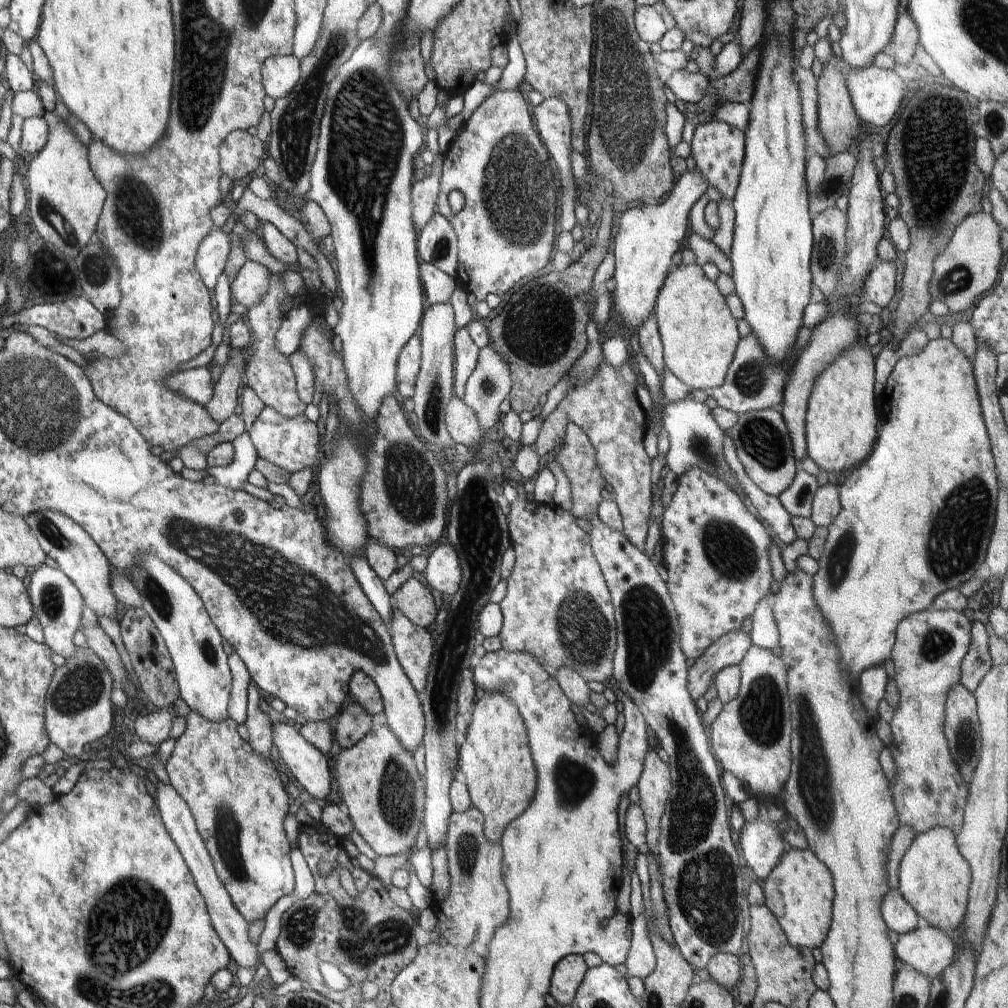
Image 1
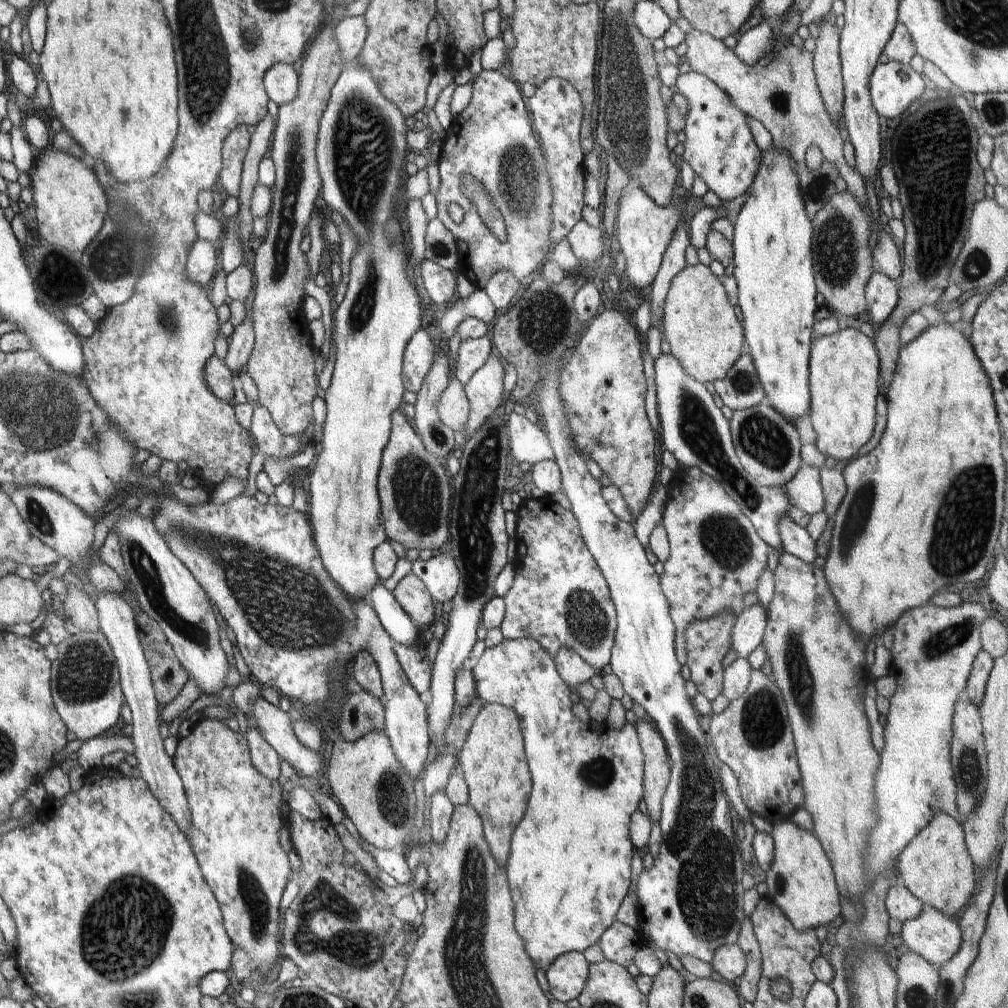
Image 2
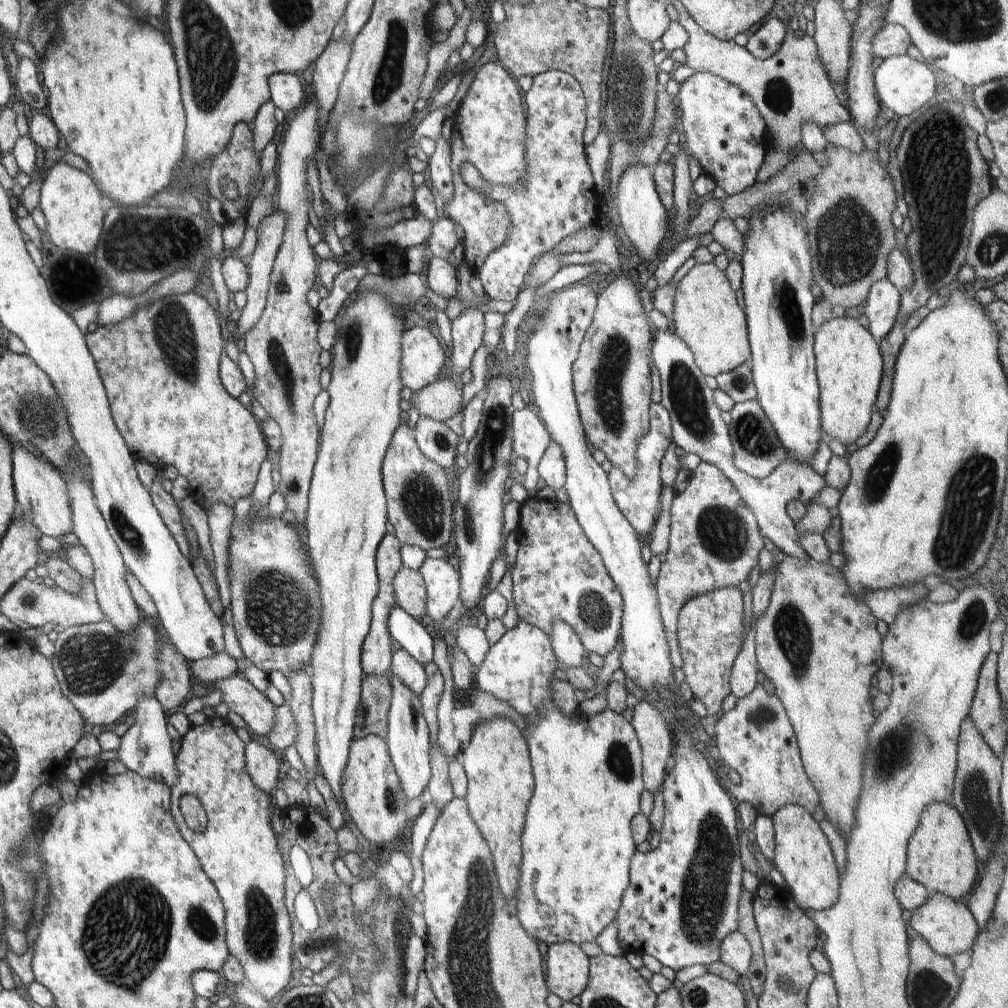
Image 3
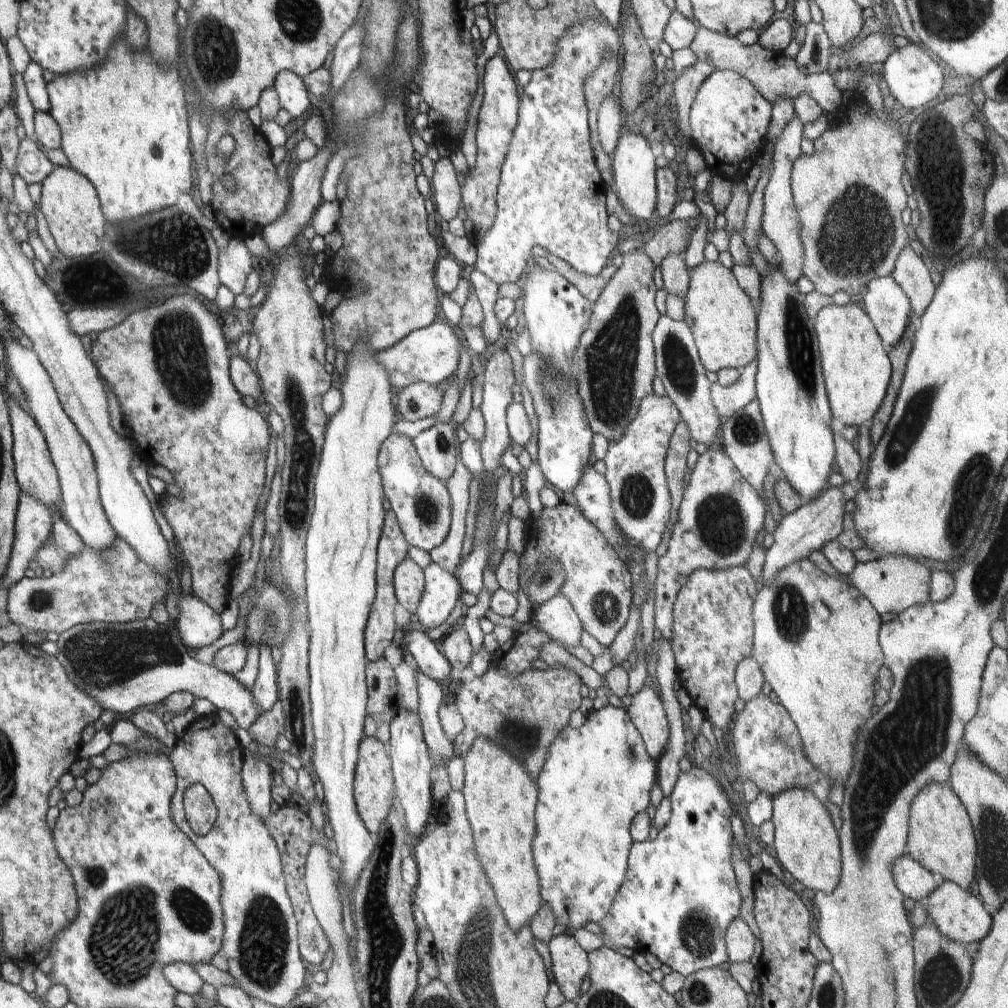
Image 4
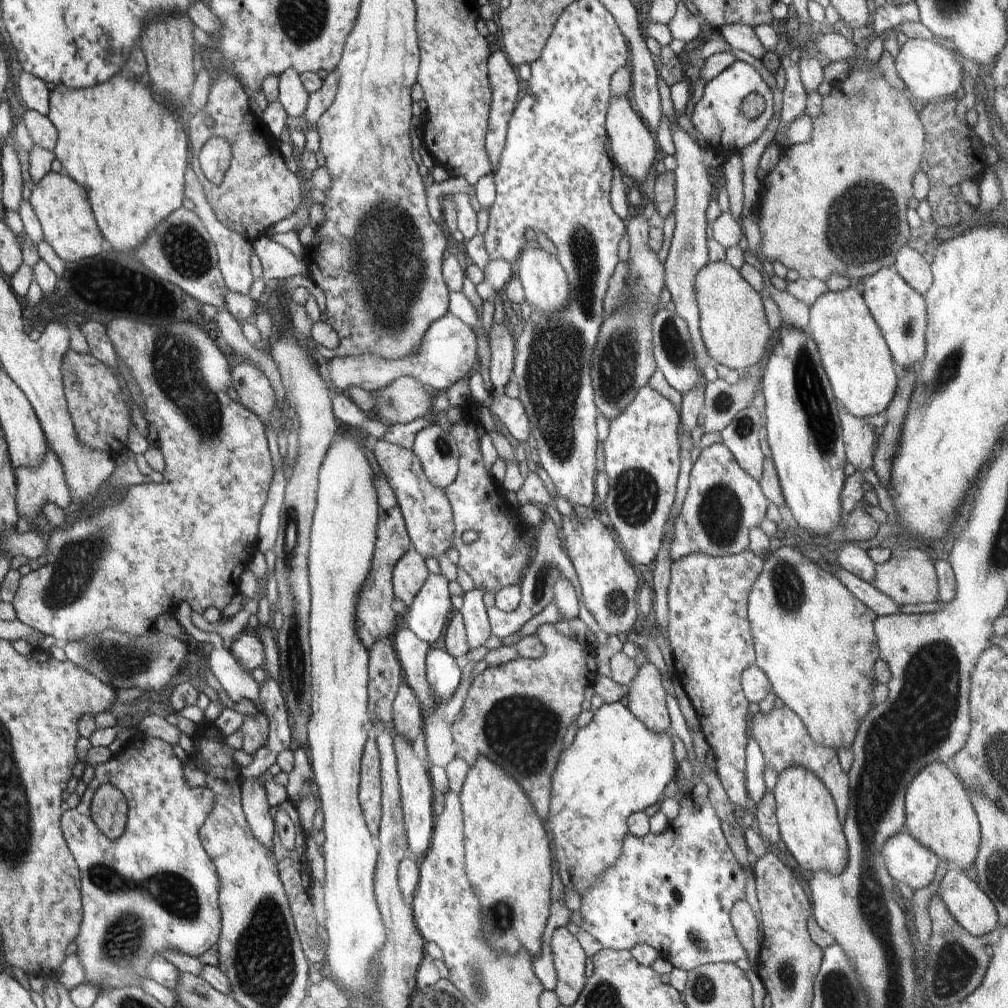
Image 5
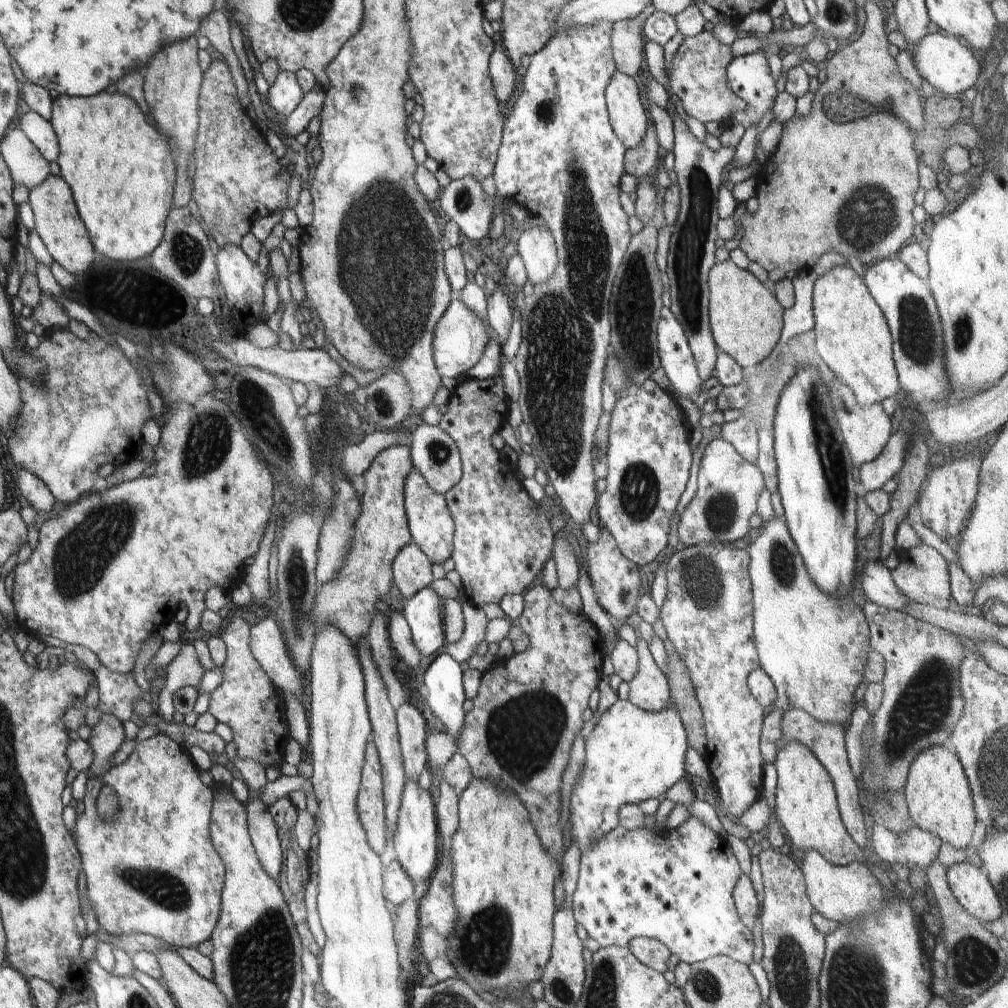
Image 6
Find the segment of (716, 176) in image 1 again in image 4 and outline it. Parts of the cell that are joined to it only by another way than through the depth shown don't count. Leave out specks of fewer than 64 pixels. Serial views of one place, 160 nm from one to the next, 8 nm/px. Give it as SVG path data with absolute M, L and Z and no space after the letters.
M715 70L702 82L690 107L690 140L702 153L713 175L743 179L765 151L771 114L772 105L747 78L734 71Z

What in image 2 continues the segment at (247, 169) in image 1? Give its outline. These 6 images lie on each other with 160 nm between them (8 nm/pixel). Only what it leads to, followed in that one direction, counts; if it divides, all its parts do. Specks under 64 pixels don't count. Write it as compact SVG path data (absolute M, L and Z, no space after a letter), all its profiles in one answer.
M238 125L227 134L221 150L222 170L219 172L220 184L229 196L239 196L243 162L249 149L251 134L246 125Z

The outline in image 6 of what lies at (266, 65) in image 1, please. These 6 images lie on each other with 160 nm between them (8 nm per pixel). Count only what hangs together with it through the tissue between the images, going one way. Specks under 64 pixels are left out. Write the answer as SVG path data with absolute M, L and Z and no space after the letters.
M279 71L275 83L269 87L267 102L276 112L288 116L300 104L304 95L295 73Z

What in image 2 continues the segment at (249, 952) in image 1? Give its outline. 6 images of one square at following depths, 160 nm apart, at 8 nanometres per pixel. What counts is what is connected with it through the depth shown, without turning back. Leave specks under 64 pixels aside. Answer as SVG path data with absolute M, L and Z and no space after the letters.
M113 590L112 593L109 591L102 591L100 593L99 598L95 602L98 614L99 614L99 623L100 623L100 628L101 628L101 633L104 634L106 637L106 640L108 641L108 644L110 645L110 648L112 649L113 655L115 656L115 663L117 664L117 667L119 668L119 677L120 677L120 686L121 686L121 691L123 692L125 702L128 704L130 707L131 713L132 713L132 734L130 738L132 739L132 742L134 743L135 746L135 756L138 761L137 768L141 772L141 778L145 780L145 783L149 786L150 792L152 792L152 796L158 800L160 803L160 806L164 808L166 812L172 817L172 820L176 823L176 826L179 827L179 829L186 835L186 838L189 838L189 832L191 831L192 828L192 819L191 819L191 810L189 809L189 804L187 801L187 796L183 787L183 782L181 781L181 776L176 772L176 769L174 768L173 762L172 762L172 757L168 756L164 750L163 746L163 739L160 737L160 726L161 726L161 708L159 704L157 703L156 697L155 697L155 690L153 689L153 684L151 681L151 674L149 671L149 666L146 660L146 657L144 656L140 641L138 640L138 633L137 633L137 624L135 621L135 613L136 613L136 606L132 602L131 597L128 596L128 594L118 594Z

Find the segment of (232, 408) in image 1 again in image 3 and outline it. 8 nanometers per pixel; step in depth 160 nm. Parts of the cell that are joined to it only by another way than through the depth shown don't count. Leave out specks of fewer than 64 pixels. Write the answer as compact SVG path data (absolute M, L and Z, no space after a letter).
M277 210L270 216L266 216L266 218L258 224L258 244L256 246L256 250L254 250L254 254L252 254L252 260L248 262L247 266L249 275L249 282L245 289L247 304L242 311L240 320L237 322L237 334L240 334L240 337L244 337L246 332L250 332L250 330L256 326L258 318L262 316L262 312L264 311L264 308L266 308L274 262L276 260L276 254L278 254L278 248L280 248L280 244L282 244L282 236L284 236L284 232L286 232L286 218L284 218L284 214L282 214L282 212Z

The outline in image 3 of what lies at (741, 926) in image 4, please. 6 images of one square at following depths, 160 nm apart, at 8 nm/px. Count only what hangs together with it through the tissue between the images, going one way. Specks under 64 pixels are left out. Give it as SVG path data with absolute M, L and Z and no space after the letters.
M739 931L730 932L721 945L720 961L736 974L747 974L752 963L750 942Z

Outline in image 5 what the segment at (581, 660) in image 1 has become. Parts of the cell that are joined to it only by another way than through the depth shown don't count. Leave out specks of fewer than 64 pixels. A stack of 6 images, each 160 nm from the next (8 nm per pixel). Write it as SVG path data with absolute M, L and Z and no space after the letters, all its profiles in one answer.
M575 514L573 517L564 516L561 520L561 538L563 539L563 550L567 553L567 557L575 568L576 576L578 576L584 604L600 628L609 636L622 634L622 632L626 634L632 630L638 622L640 613L637 604L638 573L637 569L626 561L622 550L614 542L610 530L597 516L593 519L579 519Z

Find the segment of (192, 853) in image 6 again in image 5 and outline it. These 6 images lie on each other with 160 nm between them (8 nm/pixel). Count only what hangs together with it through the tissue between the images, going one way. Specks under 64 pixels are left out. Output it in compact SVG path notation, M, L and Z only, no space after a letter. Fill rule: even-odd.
M136 734L128 743L128 746L114 755L109 761L100 763L95 766L95 775L93 780L87 785L86 790L81 797L80 804L76 808L68 809L62 813L61 827L62 834L65 838L67 847L72 853L76 866L78 867L81 883L81 903L83 906L83 917L80 923L80 928L76 938L77 951L76 958L83 966L86 977L85 982L90 983L94 987L101 987L100 990L111 991L114 989L121 989L122 987L140 987L140 979L148 978L147 964L152 960L154 955L160 955L165 950L177 950L178 952L190 955L191 957L199 957L207 950L210 950L217 944L221 933L221 912L219 909L219 888L220 881L216 872L216 867L210 857L206 854L198 833L202 826L204 826L209 814L212 812L214 806L214 793L206 787L189 787L185 783L183 777L181 760L176 757L173 746L170 746L163 740L147 737L144 734ZM103 784L111 784L115 786L127 800L127 822L126 828L117 839L110 840L104 836L95 825L91 817L91 800L96 789Z

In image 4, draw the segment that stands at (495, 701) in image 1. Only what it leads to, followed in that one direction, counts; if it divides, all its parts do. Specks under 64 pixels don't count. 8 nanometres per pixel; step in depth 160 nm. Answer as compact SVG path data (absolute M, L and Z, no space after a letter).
M476 737L462 760L465 764L465 781L461 791L465 800L467 819L473 830L475 851L492 885L507 923L511 929L517 931L521 926L530 924L531 918L541 906L539 878L536 868L532 864L537 784L531 779L527 768L520 760L494 741L488 740L488 737Z

